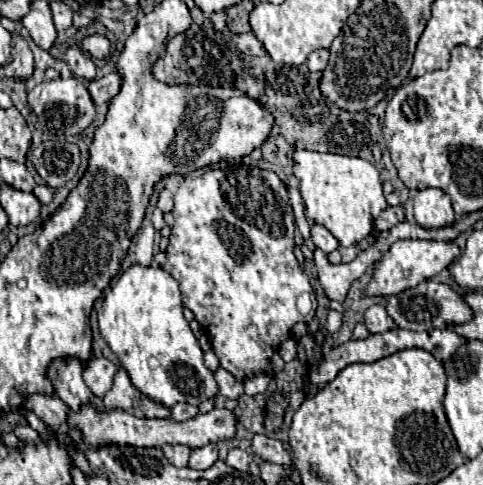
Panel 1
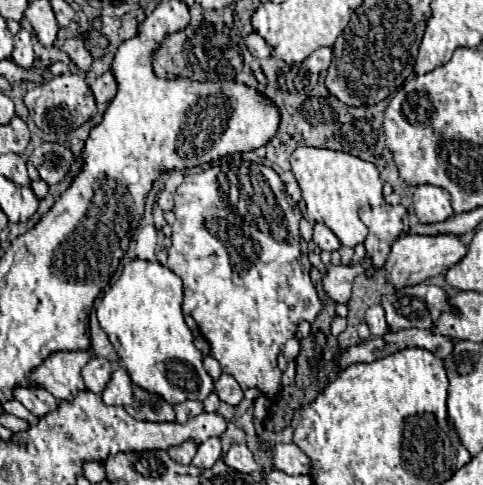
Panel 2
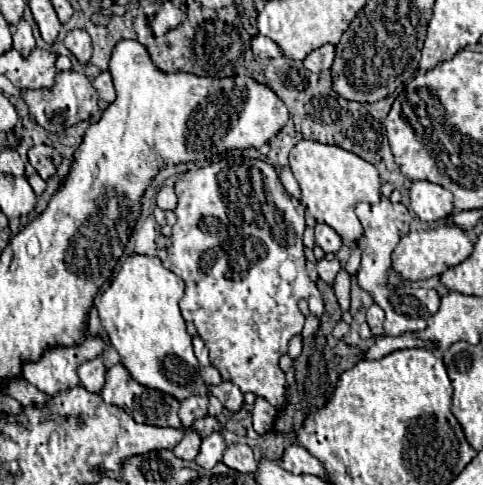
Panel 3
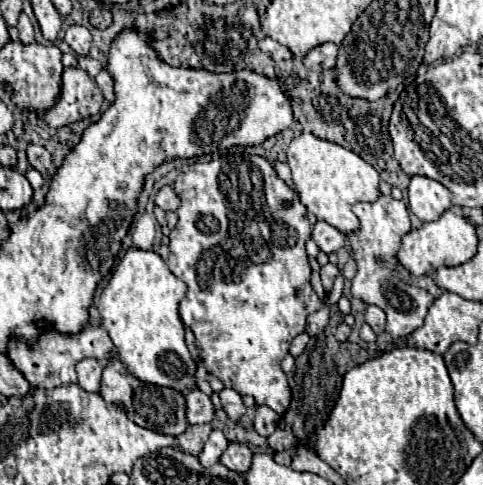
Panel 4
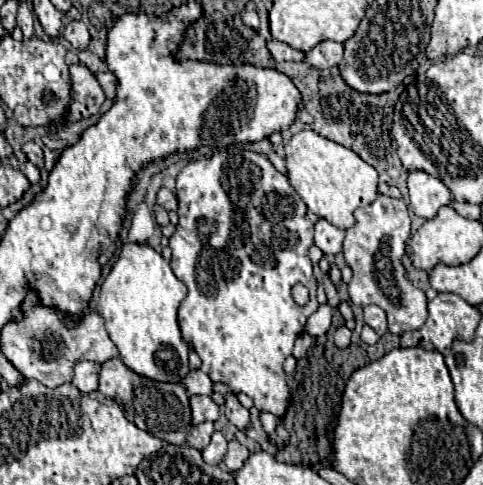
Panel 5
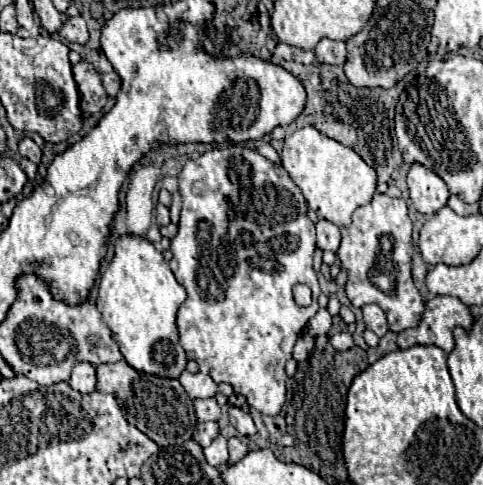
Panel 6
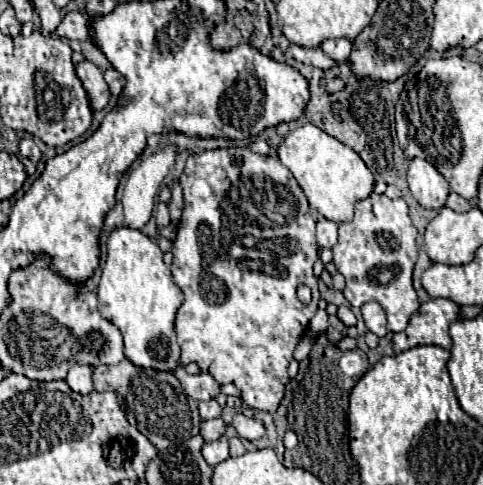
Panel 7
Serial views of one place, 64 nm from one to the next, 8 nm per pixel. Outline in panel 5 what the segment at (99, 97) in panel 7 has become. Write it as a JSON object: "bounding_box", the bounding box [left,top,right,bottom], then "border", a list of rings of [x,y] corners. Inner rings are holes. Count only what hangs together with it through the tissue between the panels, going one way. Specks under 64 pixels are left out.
{"bounding_box":[68,64,106,122],"border":[[[84,64],[70,66],[70,82],[72,82],[72,108],[68,114],[68,122],[90,118],[100,112],[106,96],[96,80],[96,76]]]}

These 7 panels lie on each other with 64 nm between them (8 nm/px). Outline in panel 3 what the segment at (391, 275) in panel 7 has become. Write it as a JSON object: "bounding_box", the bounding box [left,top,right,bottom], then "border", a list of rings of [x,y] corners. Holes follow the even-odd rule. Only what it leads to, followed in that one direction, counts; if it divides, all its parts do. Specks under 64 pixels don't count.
{"bounding_box":[356,196,440,336],"border":[[[382,196],[378,204],[356,204],[356,216],[362,222],[364,234],[356,240],[356,246],[362,252],[362,264],[356,274],[356,282],[362,290],[366,290],[372,300],[386,312],[384,332],[388,336],[402,336],[406,332],[420,332],[426,328],[426,316],[436,312],[440,306],[440,296],[434,290],[426,288],[410,288],[410,286],[390,286],[388,270],[392,268],[392,252],[398,240],[408,232],[410,212],[400,202],[390,202],[390,198]]]}

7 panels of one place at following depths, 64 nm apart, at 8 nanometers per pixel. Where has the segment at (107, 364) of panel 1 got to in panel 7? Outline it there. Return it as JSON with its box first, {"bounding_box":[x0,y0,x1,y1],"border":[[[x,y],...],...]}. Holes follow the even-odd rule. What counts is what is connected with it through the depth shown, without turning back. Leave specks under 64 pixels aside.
{"bounding_box":[66,364,92,394],"border":[[[74,364],[66,376],[66,384],[78,392],[78,394],[88,394],[92,392],[92,368]]]}

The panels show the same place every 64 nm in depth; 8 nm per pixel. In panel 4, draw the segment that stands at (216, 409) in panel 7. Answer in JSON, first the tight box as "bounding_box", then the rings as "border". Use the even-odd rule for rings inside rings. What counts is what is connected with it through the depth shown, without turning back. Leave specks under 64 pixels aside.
{"bounding_box":[186,390,216,424],"border":[[[192,390],[186,394],[186,404],[188,404],[188,424],[212,422],[216,412],[210,396],[206,396],[200,390]]]}

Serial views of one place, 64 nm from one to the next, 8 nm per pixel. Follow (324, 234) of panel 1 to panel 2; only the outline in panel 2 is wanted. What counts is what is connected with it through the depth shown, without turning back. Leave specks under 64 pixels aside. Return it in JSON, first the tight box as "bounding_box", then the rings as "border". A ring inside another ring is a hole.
{"bounding_box":[312,224,340,252],"border":[[[316,224],[316,226],[314,226],[314,238],[312,238],[312,240],[316,242],[316,246],[320,246],[320,250],[334,252],[334,250],[340,248],[340,240],[338,240],[336,234],[334,234],[328,226],[324,226],[324,224]]]}

